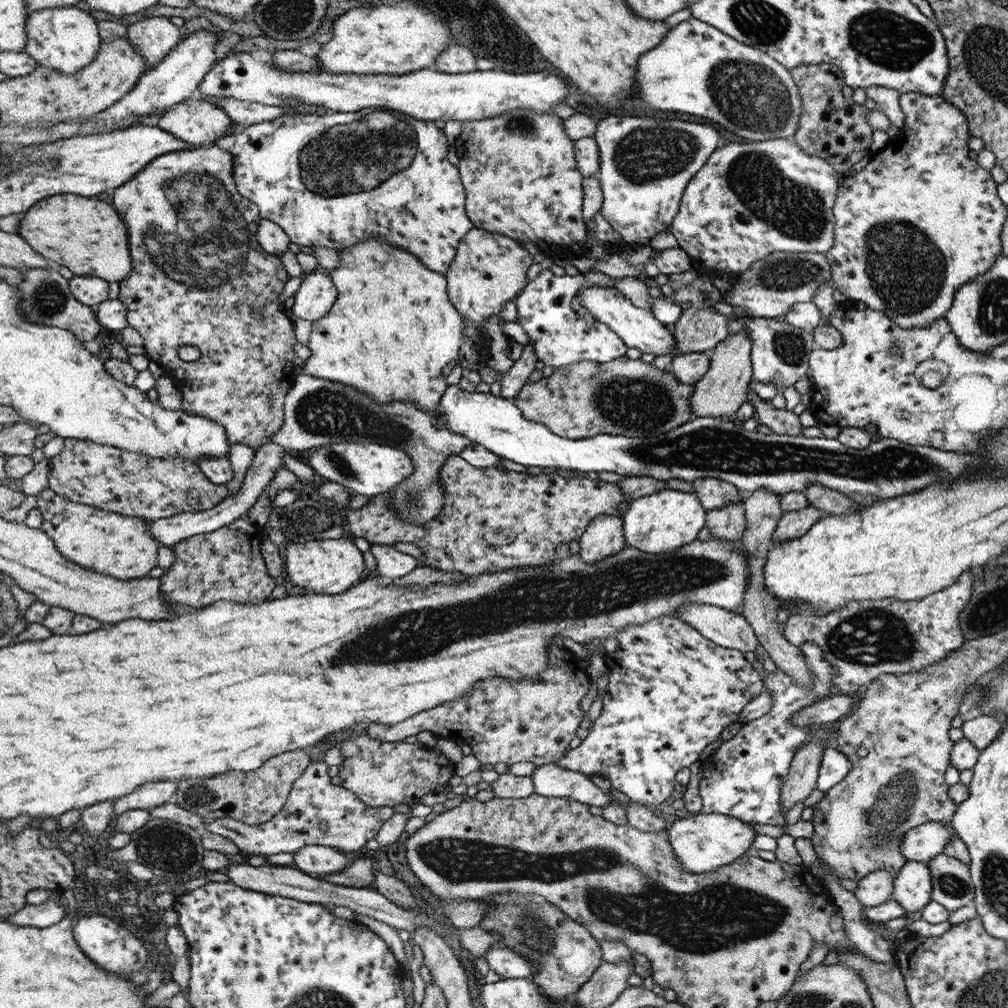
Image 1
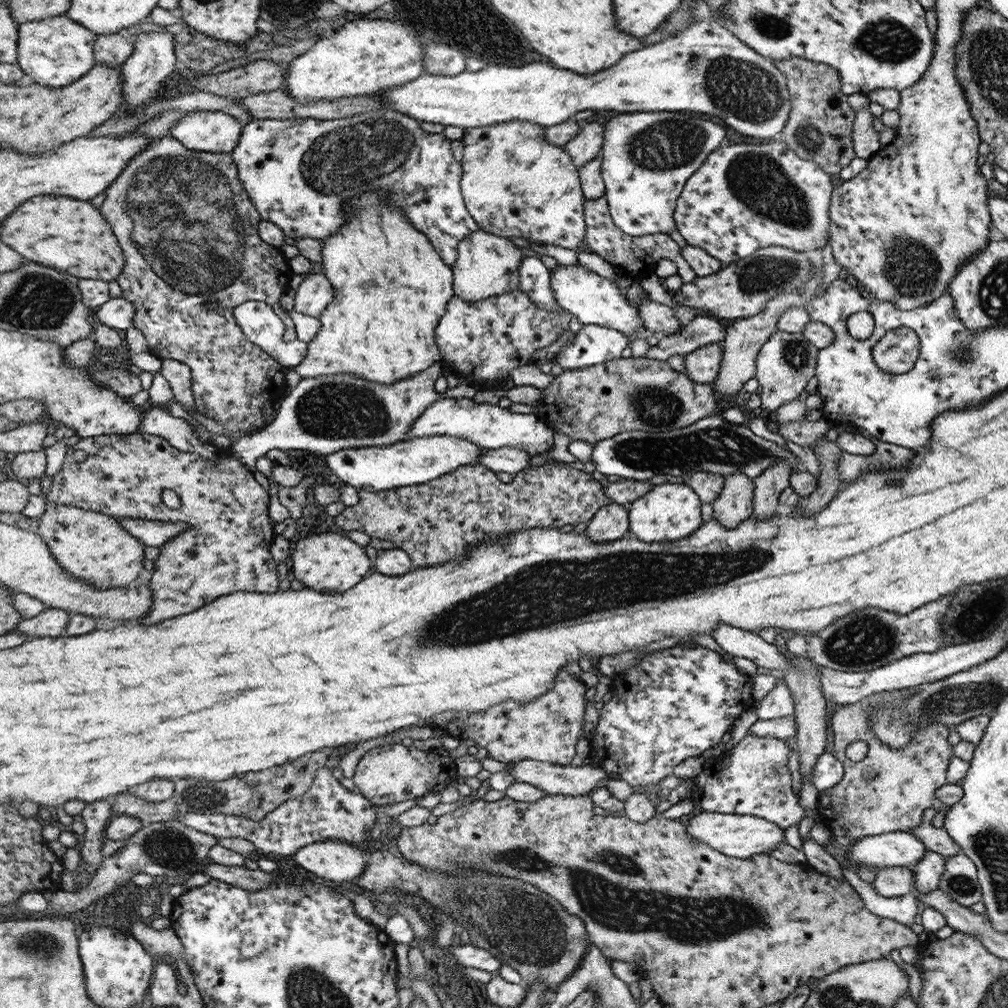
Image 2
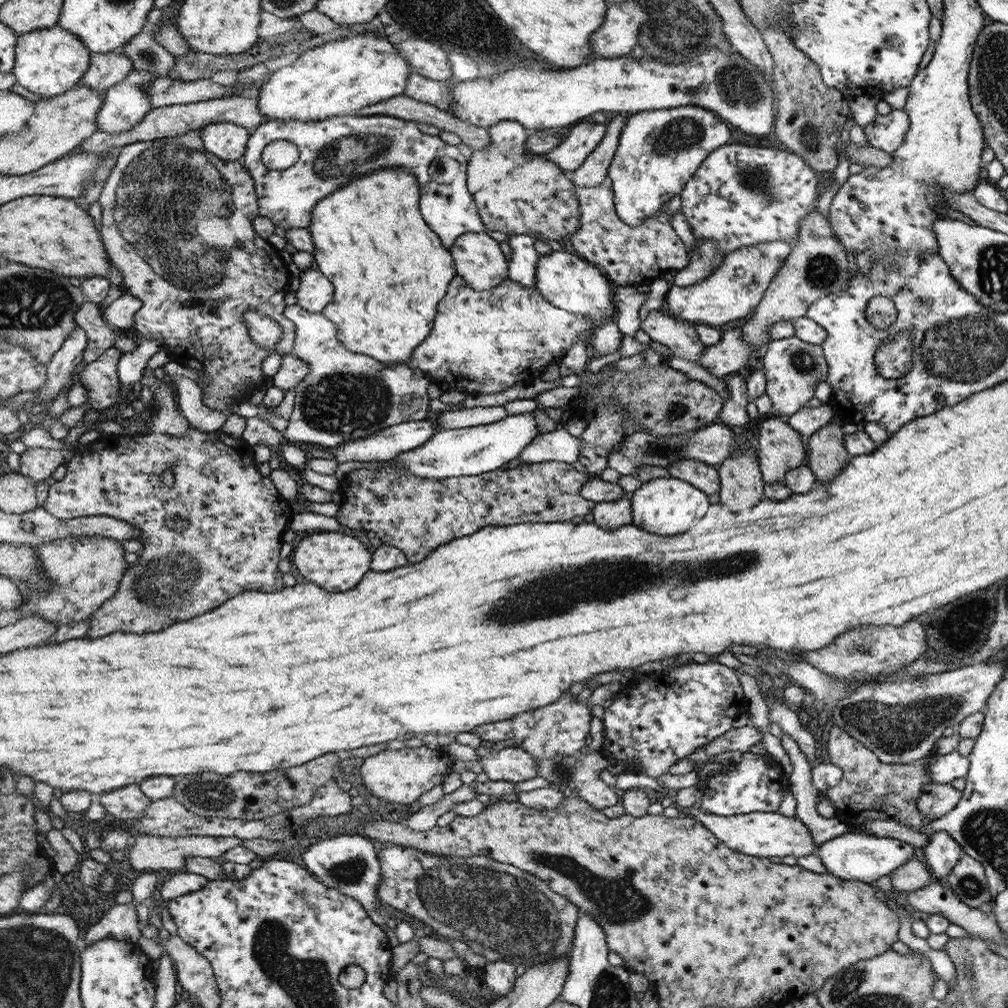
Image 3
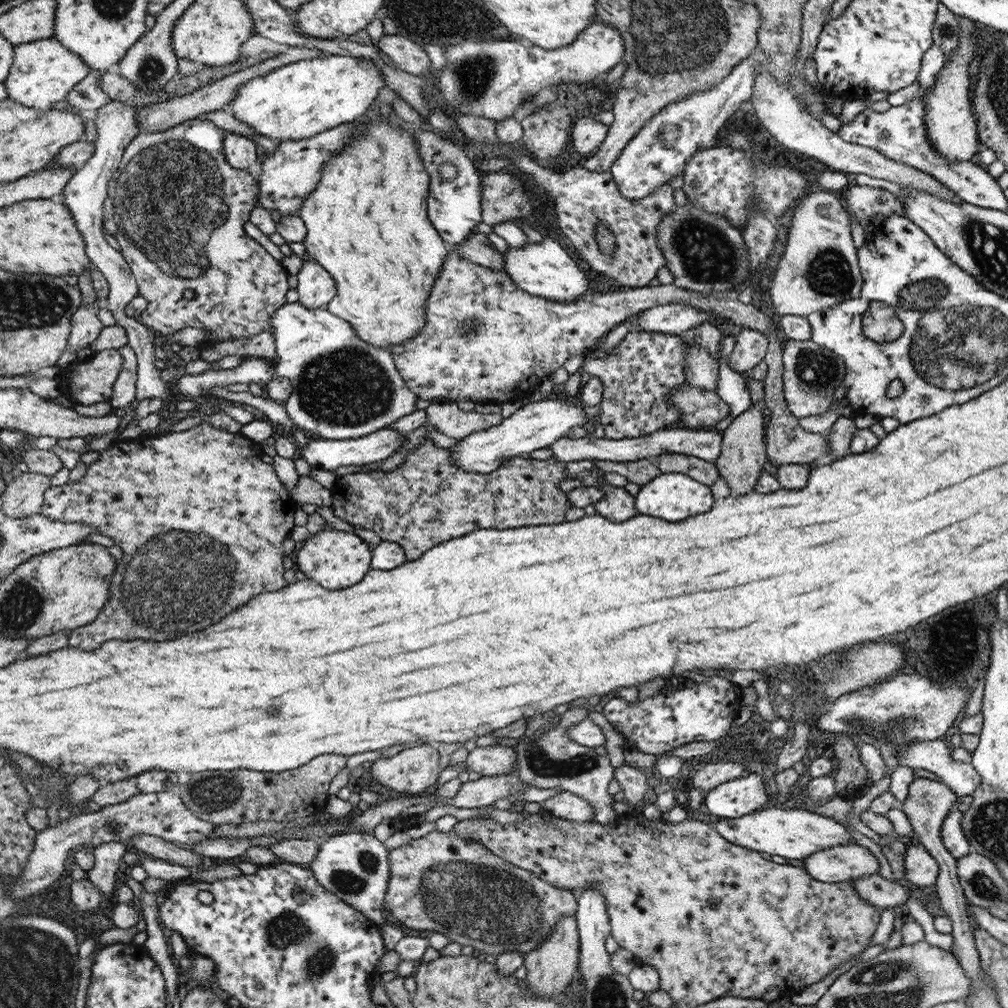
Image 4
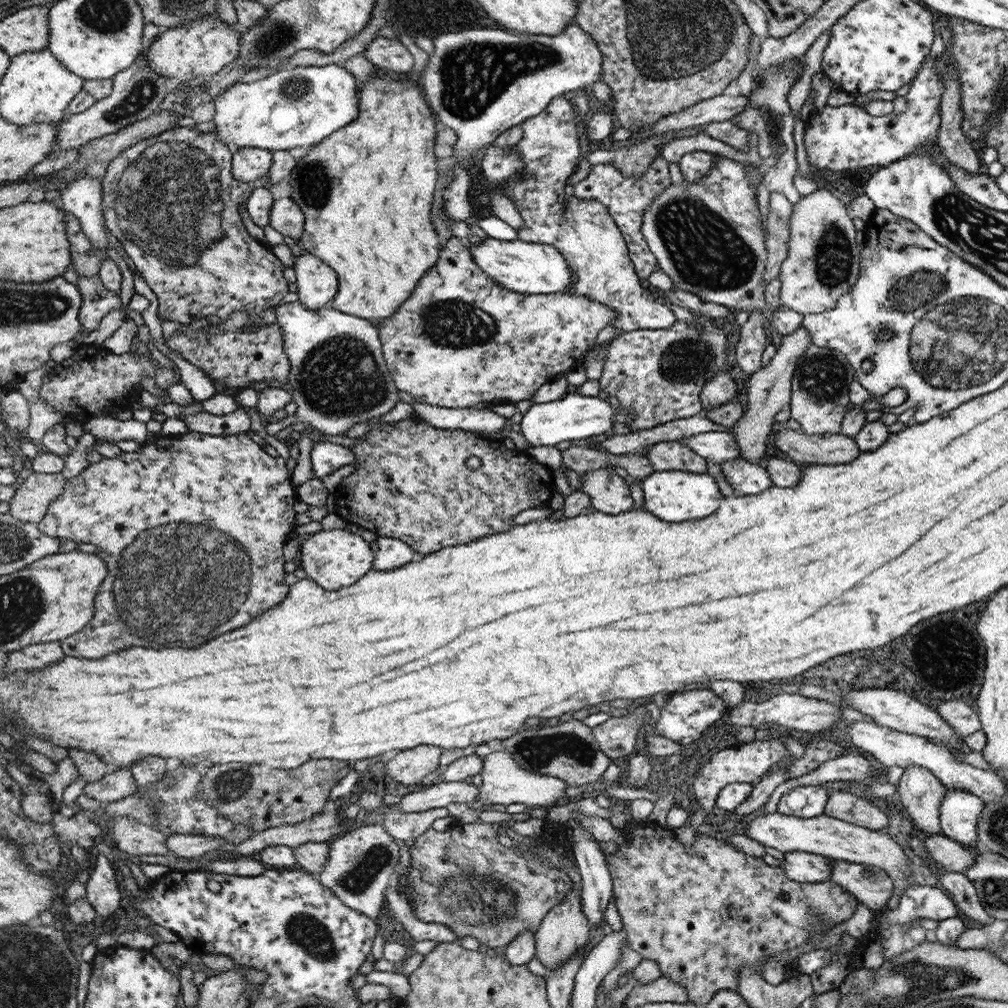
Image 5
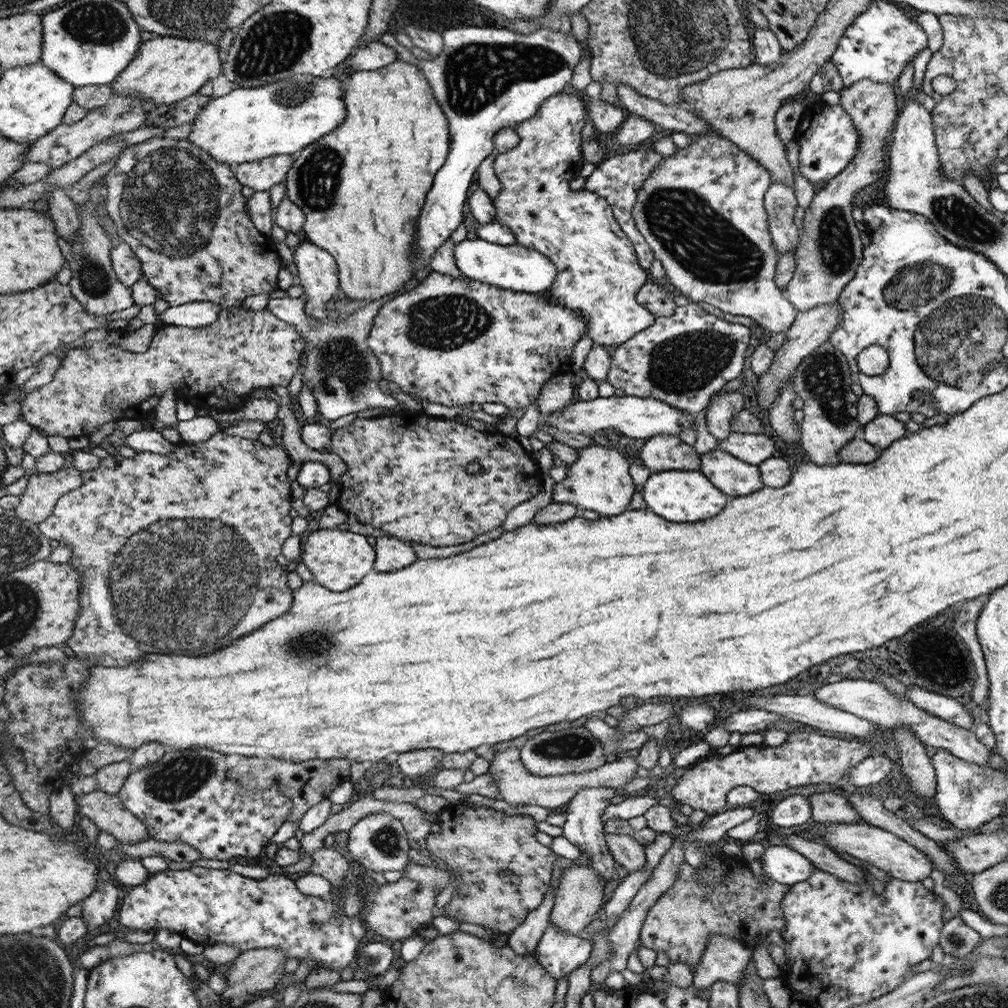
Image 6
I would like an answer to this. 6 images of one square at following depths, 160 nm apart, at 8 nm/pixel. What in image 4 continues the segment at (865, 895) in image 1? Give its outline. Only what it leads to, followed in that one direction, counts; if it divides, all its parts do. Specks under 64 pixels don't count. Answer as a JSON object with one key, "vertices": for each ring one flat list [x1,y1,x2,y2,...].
{"vertices":[[909,844,905,856,906,880,918,887,932,886,938,879,938,863,927,851,927,848,918,844]]}

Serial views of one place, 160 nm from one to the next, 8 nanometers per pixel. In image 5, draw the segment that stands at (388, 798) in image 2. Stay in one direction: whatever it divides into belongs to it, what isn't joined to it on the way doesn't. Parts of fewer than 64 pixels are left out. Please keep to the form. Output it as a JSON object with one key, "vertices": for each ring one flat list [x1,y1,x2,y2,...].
{"vertices":[[421,745,400,751,385,763,385,770,399,783,420,785,428,774,432,774,436,770,436,762,441,756,439,746]]}

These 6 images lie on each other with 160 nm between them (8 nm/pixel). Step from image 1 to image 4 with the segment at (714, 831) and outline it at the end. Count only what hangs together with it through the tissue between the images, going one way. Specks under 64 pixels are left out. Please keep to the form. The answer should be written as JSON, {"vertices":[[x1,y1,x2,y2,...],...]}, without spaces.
{"vertices":[[789,807,768,808,742,816,738,819,725,819,713,827,725,840,743,848,753,849,755,852,767,853,771,856,783,856,785,859,796,858,804,860,815,852,840,845,855,843,850,832,836,820,809,812,803,809]]}

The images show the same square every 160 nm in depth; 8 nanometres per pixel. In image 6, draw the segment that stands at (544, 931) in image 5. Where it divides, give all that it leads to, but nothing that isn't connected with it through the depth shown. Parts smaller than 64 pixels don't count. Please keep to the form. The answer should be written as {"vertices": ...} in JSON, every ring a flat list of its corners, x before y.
{"vertices":[[574,863,561,874,554,900,549,922,564,932,579,936,600,910,600,904,604,900,604,882,594,872,594,868,590,868,590,863]]}

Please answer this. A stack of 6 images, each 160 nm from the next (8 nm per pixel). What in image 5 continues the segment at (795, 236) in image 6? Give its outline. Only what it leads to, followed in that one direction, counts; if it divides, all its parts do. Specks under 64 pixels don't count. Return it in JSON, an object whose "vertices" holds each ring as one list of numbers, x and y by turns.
{"vertices":[[770,192,769,210,765,230,768,243,768,263,765,268,764,280,775,279,780,274,781,264,788,256,788,241,790,240,790,217,793,204,782,192]]}

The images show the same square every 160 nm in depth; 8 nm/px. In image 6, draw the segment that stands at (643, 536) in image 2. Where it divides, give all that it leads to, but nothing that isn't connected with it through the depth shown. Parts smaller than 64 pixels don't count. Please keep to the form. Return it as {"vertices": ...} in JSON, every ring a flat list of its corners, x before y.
{"vertices":[[671,469,650,474,642,490,647,509,676,523,700,522,720,514,728,502,722,492,704,473,693,469]]}

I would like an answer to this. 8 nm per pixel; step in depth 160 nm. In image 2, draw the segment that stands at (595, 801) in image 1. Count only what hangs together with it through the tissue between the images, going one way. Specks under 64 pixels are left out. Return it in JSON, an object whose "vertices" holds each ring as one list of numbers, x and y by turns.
{"vertices":[[534,759,508,763,509,773,518,782,544,790,546,795,582,796,592,794,599,780,606,779,607,772,598,765,578,767,555,765]]}

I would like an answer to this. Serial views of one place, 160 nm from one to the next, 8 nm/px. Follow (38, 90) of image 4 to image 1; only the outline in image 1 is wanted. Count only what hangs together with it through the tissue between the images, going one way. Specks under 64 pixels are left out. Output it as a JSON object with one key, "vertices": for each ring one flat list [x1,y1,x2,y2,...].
{"vertices":[[80,5,46,8,30,13,27,32,28,44,22,51,35,58,37,66,53,68,65,74,76,74,92,63,103,43,98,21]]}

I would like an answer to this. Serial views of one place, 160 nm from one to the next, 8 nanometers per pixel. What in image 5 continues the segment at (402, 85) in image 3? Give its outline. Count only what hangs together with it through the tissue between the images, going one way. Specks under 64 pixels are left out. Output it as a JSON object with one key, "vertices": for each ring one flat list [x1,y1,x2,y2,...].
{"vertices":[[336,64,328,66,280,69,272,75,250,83,236,83,225,87,214,101,217,139,235,148,261,148,262,150,292,150,298,146,317,145,334,132,341,131,357,118,360,112,360,85,345,68]]}

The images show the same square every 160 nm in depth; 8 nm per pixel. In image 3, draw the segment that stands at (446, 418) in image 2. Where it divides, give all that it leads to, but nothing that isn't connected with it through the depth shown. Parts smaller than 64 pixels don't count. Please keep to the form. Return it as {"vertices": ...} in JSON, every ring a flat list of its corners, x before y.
{"vertices":[[422,419,400,423,377,434,367,436,365,439,354,439,334,447,331,451,336,461,340,463,359,461,380,463,394,460,394,456,402,452,422,446,436,433,437,419,435,421]]}

